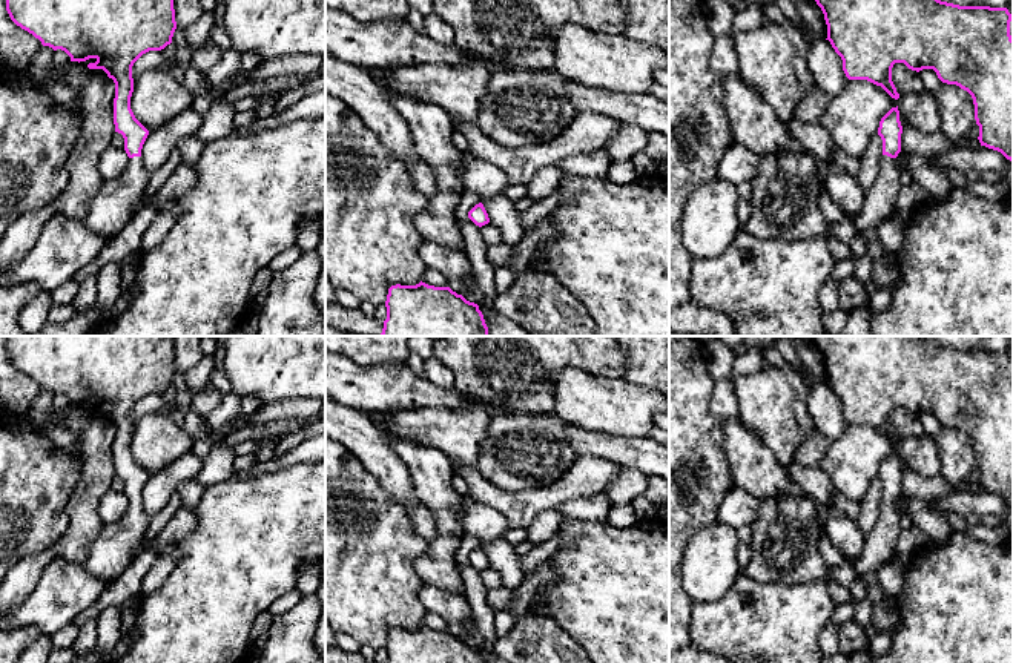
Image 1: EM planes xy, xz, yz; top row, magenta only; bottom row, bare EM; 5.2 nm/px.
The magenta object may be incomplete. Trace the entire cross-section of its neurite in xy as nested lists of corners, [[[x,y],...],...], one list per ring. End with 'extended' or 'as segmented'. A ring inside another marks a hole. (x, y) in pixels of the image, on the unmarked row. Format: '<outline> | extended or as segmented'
[[[6,336],[6,355],[17,370],[43,390],[64,394],[71,405],[95,402],[87,411],[103,413],[115,427],[114,468],[124,482],[129,506],[121,520],[103,526],[84,562],[89,572],[109,583],[135,559],[149,526],[141,502],[149,474],[130,453],[132,410],[143,397],[172,387],[177,373],[173,336]]] | extended

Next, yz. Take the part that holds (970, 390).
[[[930,336],[810,338],[824,358],[826,384],[841,401],[843,414],[849,424],[867,424],[898,444],[899,437],[892,425],[895,407],[904,407],[916,416],[933,413],[942,427],[956,428],[972,439],[981,490],[1001,496],[1013,508],[1013,382],[1010,379],[1011,358],[1007,351],[959,350],[941,345]]] | as segmented

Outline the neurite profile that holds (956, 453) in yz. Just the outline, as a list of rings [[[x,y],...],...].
[[[942,427],[935,436],[941,459],[939,474],[953,487],[962,487],[976,468],[972,439],[956,428]]]

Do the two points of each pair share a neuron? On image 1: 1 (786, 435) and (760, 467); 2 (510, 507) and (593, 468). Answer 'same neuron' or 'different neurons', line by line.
1: different neurons
2: same neuron

